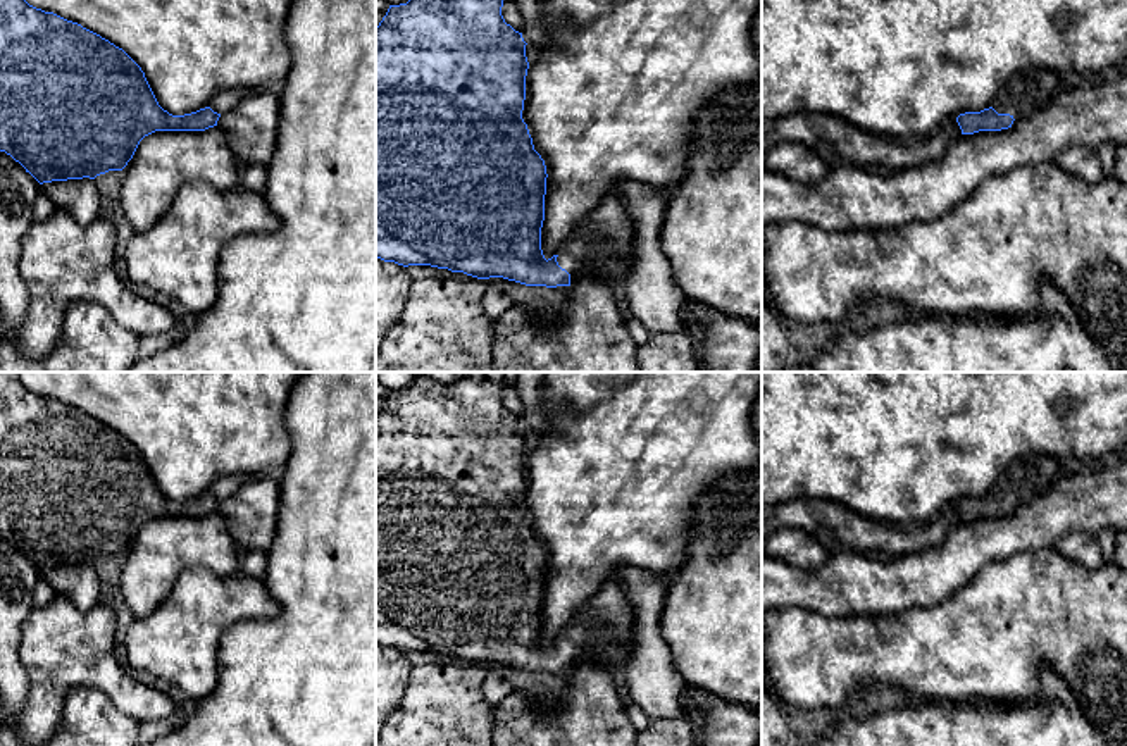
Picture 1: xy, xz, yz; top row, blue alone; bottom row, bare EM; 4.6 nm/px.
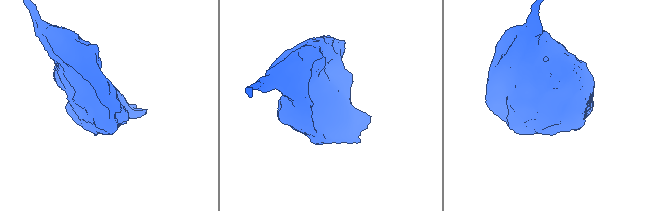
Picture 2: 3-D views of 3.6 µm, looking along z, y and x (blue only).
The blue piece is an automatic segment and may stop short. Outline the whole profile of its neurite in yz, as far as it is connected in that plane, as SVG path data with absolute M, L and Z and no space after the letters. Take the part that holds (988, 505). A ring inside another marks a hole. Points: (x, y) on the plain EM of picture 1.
M1030 457L1005 474L989 494L965 498L956 503L962 520L1001 517L1034 493L1049 488L1060 477L1060 462L1049 457Z

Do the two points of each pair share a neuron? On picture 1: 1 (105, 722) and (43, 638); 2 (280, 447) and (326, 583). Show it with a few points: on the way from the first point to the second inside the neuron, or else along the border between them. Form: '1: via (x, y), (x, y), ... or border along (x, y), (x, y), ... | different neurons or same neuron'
1: border along (116, 705), (97, 690), (76, 686), (61, 722) | different neurons
2: border along (286, 428), (290, 453), (278, 478) | different neurons

